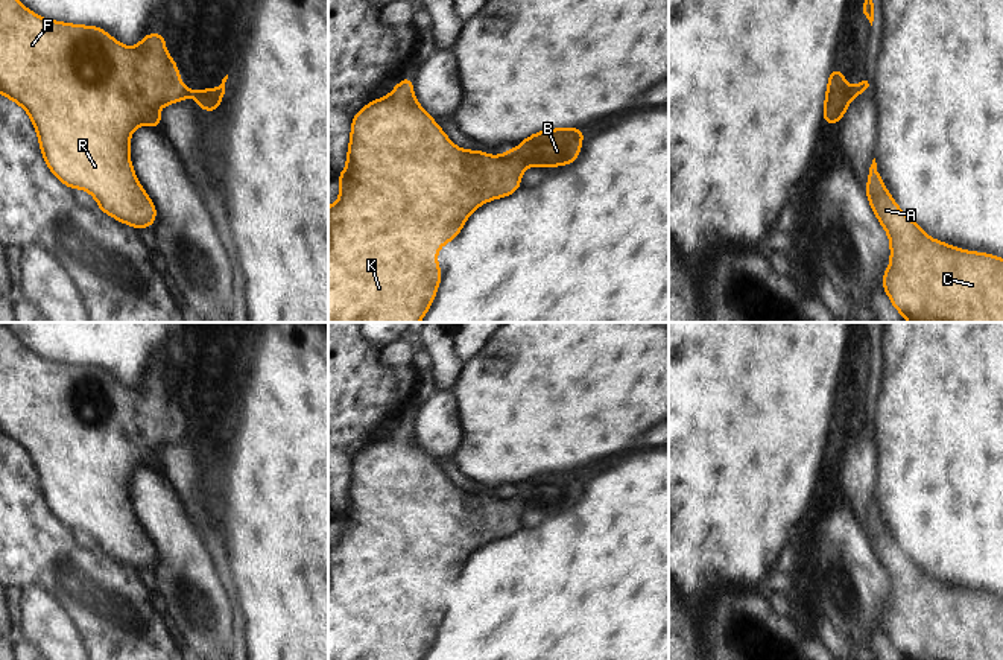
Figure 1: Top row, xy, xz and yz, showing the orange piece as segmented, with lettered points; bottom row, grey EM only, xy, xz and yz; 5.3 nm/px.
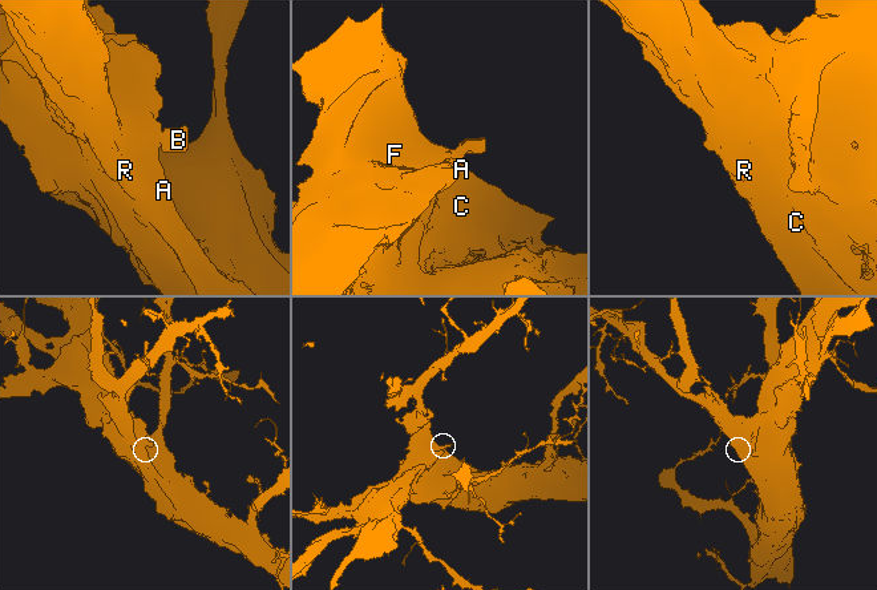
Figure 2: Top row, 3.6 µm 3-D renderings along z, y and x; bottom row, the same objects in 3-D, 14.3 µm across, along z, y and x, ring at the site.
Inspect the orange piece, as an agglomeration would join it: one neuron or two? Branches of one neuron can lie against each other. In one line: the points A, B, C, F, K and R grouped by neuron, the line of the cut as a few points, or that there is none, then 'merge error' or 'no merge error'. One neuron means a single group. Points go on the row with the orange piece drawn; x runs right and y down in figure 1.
groups A C F K R / B; cut xz (515, 149), (529, 164); merge error

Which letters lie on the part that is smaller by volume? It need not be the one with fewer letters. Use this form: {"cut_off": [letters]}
{"cut_off": ["B"]}

